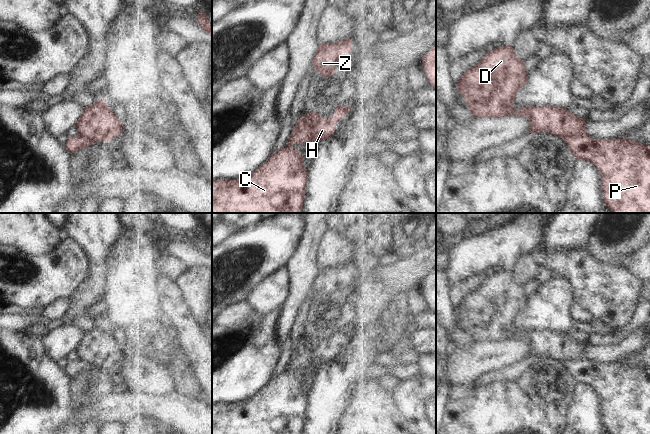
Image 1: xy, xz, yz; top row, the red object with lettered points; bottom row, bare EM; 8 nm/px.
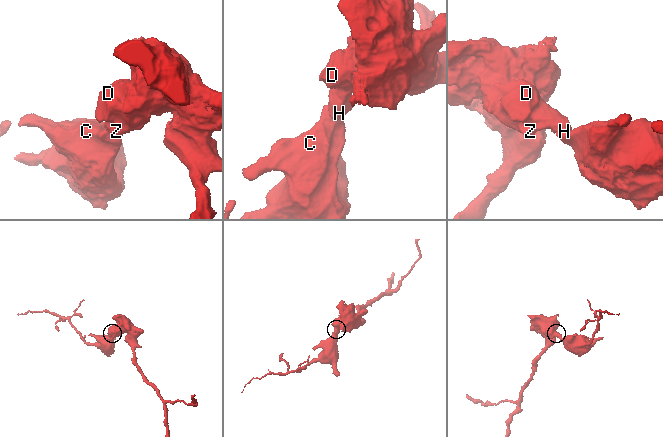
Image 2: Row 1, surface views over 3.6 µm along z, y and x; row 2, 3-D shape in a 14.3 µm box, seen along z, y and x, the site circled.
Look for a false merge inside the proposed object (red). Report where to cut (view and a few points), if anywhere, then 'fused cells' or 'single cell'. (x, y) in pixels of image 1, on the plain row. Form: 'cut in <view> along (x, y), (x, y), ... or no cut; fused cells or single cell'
cut in xz along (304, 339), (307, 345), (309, 362), (316, 367); fused cells

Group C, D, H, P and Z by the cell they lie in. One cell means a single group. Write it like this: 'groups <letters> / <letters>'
groups C P / D H Z

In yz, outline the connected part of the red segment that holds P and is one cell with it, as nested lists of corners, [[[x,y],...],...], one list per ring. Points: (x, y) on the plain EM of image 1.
[[[588,359],[564,364],[578,384],[591,386],[601,400],[603,426],[610,434],[650,434],[650,369],[628,362],[594,363]]]

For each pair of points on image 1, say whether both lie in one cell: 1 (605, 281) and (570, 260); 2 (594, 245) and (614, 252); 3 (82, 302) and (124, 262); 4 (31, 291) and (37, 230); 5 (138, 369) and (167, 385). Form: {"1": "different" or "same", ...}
{"1": "same", "2": "same", "3": "different", "4": "different", "5": "same"}

